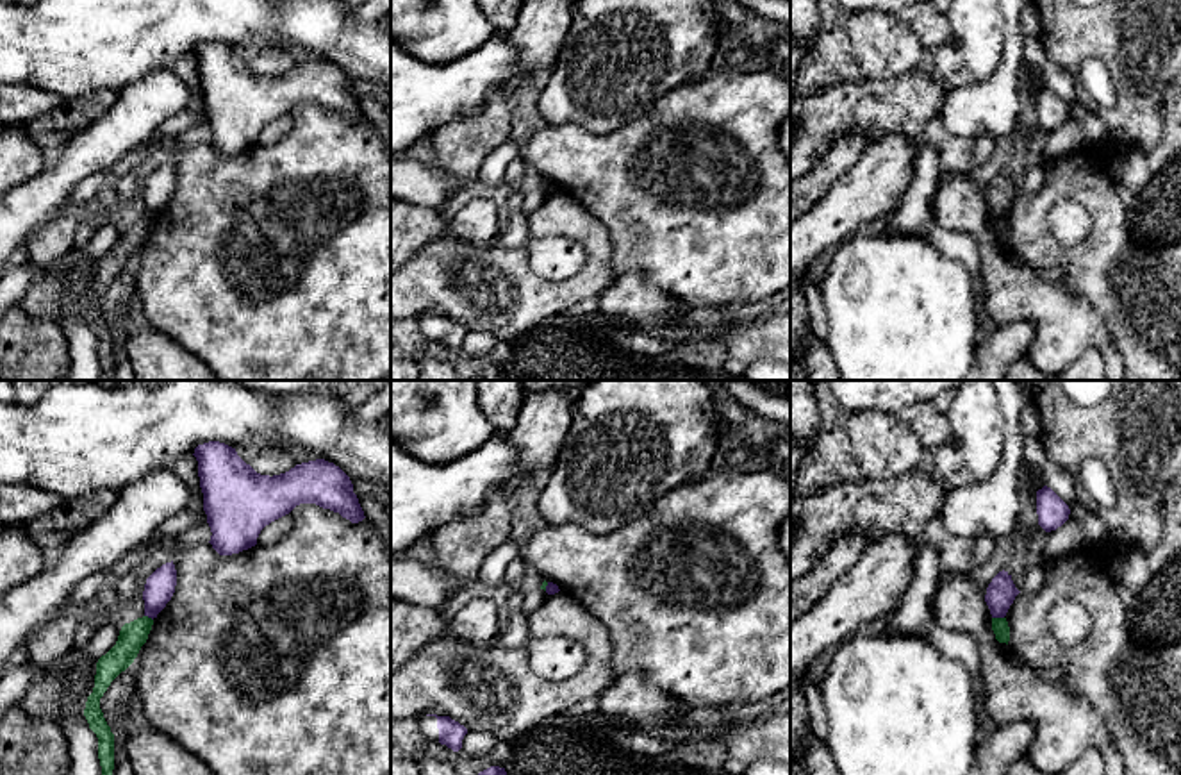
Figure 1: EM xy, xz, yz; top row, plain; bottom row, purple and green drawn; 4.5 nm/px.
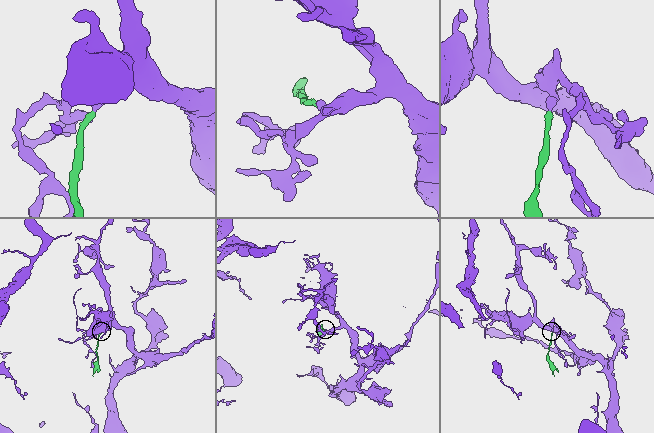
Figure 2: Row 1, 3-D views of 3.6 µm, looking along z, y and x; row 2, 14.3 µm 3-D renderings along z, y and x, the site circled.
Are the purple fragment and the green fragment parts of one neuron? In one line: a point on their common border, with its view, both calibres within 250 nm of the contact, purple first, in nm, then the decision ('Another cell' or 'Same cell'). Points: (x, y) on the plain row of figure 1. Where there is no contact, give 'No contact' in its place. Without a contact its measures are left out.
Touches purple at yz (998, 216). Thickness 140 nm (purple) against 80 nm. Another cell

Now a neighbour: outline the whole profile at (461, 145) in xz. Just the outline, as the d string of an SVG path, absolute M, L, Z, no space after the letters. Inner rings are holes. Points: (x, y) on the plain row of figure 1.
M512 86L494 91L478 112L458 116L430 136L434 166L446 175L453 191L480 179L485 157L508 139L514 93Z

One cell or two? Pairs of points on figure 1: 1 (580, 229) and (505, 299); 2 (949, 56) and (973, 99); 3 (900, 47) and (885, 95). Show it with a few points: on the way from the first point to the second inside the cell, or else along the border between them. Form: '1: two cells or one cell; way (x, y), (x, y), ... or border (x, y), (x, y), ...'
1: one cell; way (593, 261), (593, 268), (569, 291), (537, 299)
2: two cells; border (1001, 63), (983, 81), (948, 88)
3: two cells; border (914, 68), (894, 79), (867, 83)

